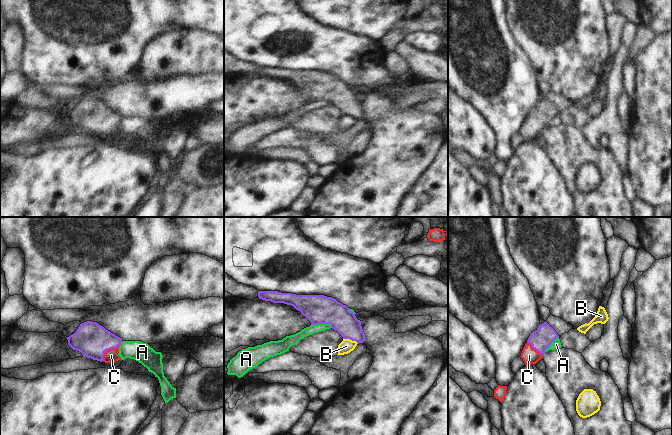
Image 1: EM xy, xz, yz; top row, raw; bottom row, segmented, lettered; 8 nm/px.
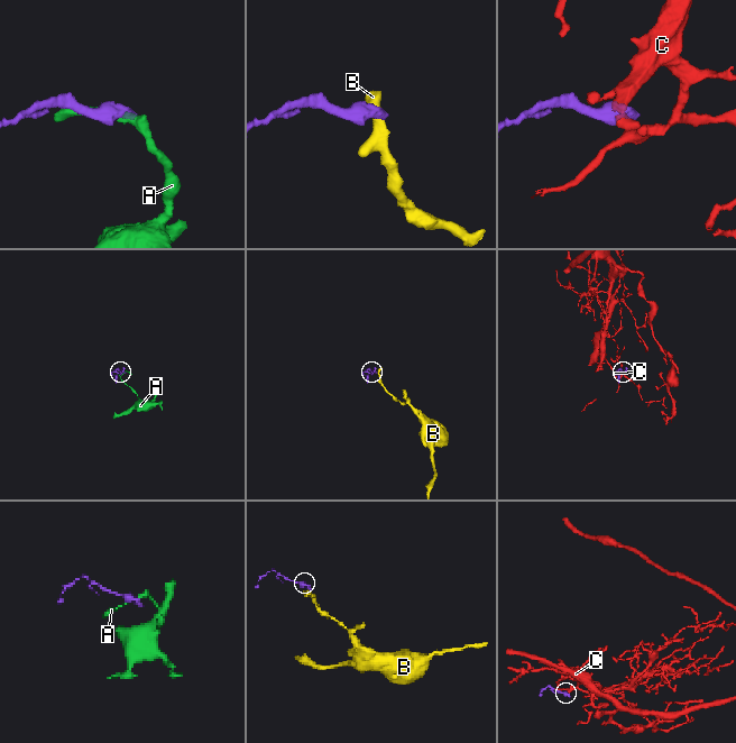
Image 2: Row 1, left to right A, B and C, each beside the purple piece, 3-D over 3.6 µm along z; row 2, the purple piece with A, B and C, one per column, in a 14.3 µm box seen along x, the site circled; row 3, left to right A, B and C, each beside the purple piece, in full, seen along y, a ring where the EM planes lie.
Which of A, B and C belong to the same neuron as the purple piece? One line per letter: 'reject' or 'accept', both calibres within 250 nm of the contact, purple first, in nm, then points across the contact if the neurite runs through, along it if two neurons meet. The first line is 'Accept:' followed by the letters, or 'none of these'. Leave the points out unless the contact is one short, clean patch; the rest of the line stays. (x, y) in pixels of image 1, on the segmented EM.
Accept: C
A: reject; calibres 240 and 90 nm; border xz (331, 325), (312, 324), (310, 326)
B: reject; calibres 200 and 110 nm; border xz (343, 338), (349, 338), (357, 343)
C: accept; calibres 280 and 100 nm; way xy (91, 339), (108, 349), (111, 355)

